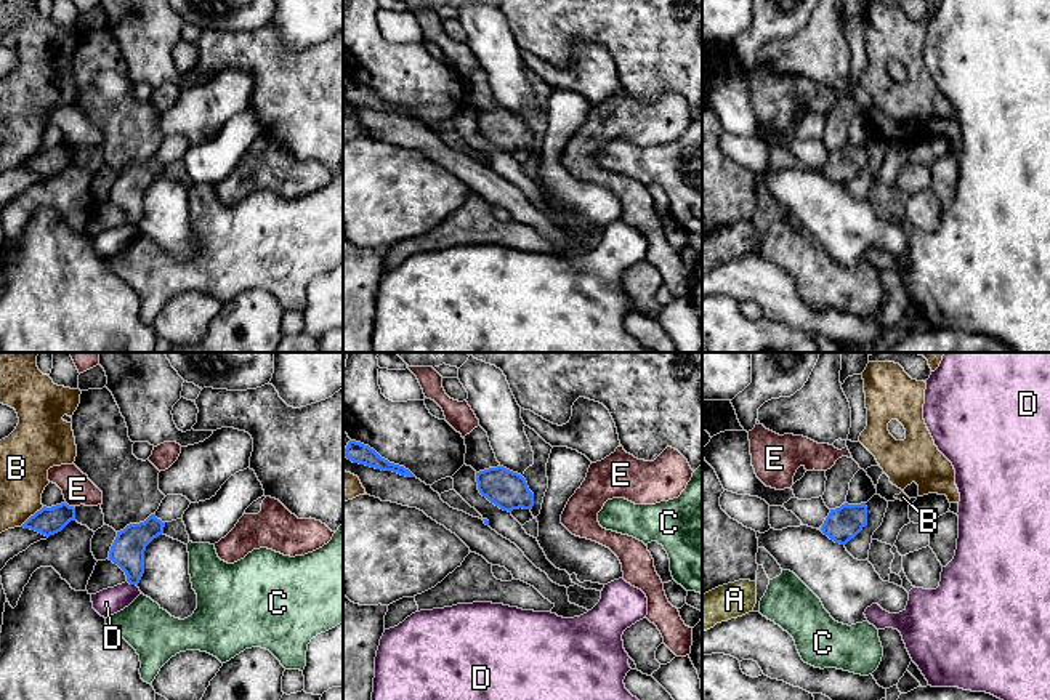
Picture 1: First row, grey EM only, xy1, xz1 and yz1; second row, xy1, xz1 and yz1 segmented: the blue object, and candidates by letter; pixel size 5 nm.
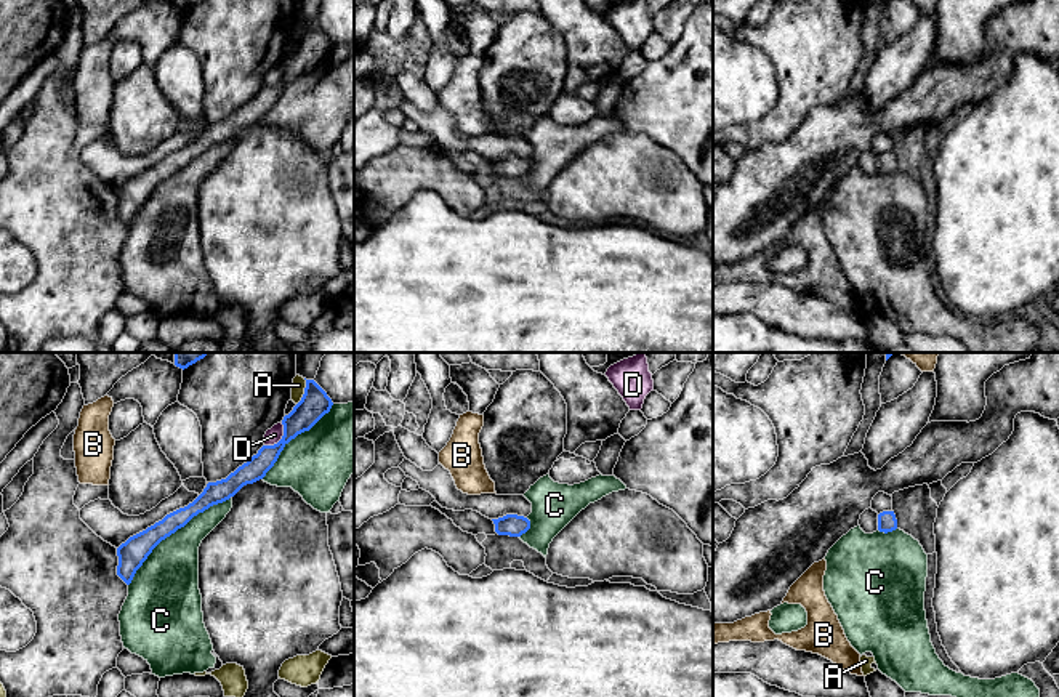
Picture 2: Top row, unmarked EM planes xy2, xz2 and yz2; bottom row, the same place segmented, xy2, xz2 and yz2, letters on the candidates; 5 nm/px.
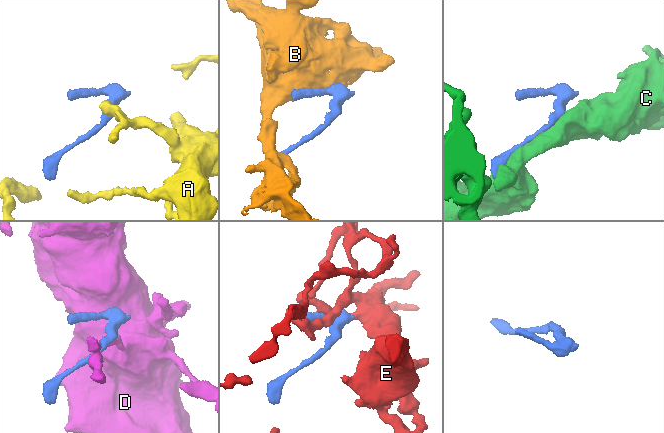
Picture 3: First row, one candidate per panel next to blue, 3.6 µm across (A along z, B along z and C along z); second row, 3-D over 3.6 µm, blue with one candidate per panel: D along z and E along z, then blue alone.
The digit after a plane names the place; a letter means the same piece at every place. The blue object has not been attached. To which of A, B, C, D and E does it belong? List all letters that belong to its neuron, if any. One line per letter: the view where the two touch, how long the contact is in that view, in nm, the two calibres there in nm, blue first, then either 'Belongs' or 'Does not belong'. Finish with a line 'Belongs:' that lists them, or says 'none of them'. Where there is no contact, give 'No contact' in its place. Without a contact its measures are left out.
A: Touches blue in xy2. Shared border 140 nm. Thickness 150 nm (blue) against 70 nm. Does not belong
B: Touches blue in xy1. Shared border 160 nm. Thickness 140 nm (blue) against 240 nm. Does not belong
C: Touches blue in xy2. Shared border 700 nm. Thickness 140 nm (blue) against 300 nm. Does not belong
D: Touches blue in xy2. Shared border 160 nm. Thickness 150 nm (blue) against 80 nm. Does not belong
E: Touches blue in xy1. Shared border 50 nm. Thickness 140 nm (blue) against 160 nm. Belongs
Belongs: E

